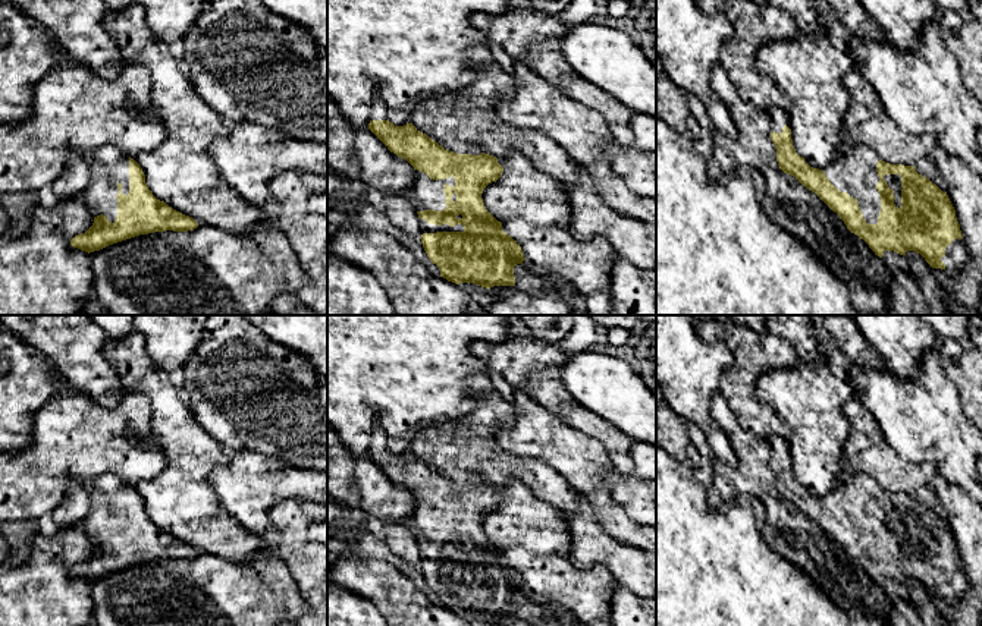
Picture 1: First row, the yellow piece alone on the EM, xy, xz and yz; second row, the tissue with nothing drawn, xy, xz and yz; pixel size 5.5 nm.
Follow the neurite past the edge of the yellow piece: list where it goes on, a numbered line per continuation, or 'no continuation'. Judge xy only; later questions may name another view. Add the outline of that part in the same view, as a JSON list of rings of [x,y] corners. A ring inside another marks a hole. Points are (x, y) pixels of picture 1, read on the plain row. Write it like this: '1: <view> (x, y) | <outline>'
1: xy (107, 494) | [[[106,474],[94,479],[88,491],[90,510],[81,525],[92,545],[103,542],[114,551],[116,523],[129,522],[129,485],[116,475]]]

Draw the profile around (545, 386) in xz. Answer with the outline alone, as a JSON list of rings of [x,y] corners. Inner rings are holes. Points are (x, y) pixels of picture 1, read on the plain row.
[[[511,336],[503,343],[480,342],[473,353],[496,369],[517,390],[524,391],[572,428],[596,438],[608,452],[617,472],[633,474],[633,440],[619,428],[577,403],[565,389],[561,368],[568,361],[559,346],[528,336]]]

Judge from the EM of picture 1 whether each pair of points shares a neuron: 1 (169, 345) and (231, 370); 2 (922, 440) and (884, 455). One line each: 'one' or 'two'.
1: two
2: two

